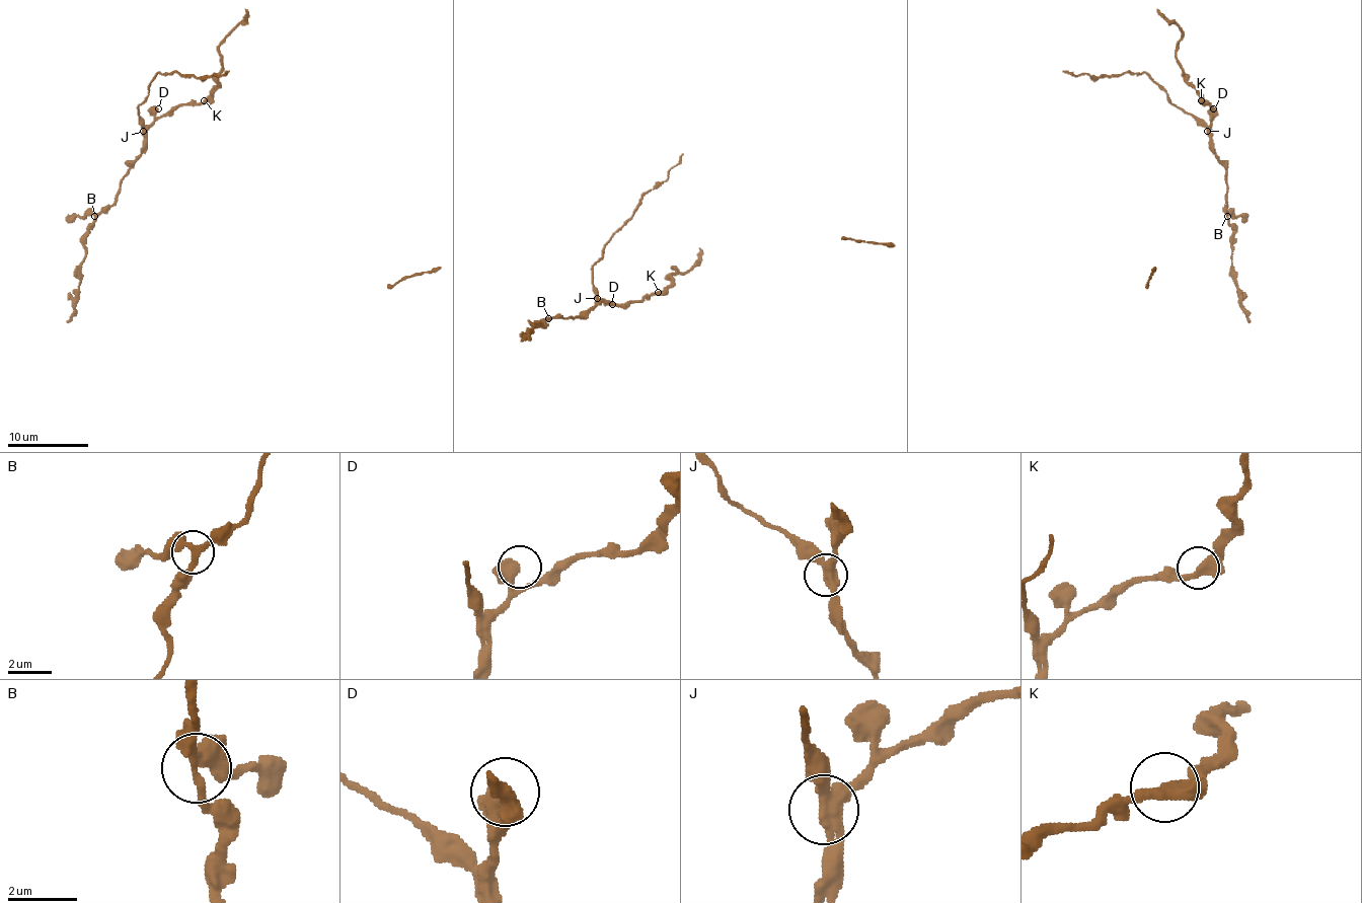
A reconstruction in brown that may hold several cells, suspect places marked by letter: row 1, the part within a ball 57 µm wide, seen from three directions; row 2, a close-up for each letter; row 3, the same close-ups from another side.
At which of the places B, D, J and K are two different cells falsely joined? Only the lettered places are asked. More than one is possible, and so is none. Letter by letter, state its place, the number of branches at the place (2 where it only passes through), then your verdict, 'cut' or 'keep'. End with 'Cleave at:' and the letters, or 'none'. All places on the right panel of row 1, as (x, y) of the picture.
B: at (1227, 216); 3 branches meet; keep
D: at (1213, 108); 2 branches meet; keep
J: at (1207, 131); 3 branches meet; cut
K: at (1201, 100); 3 branches meet; keep
Cleave at: J

